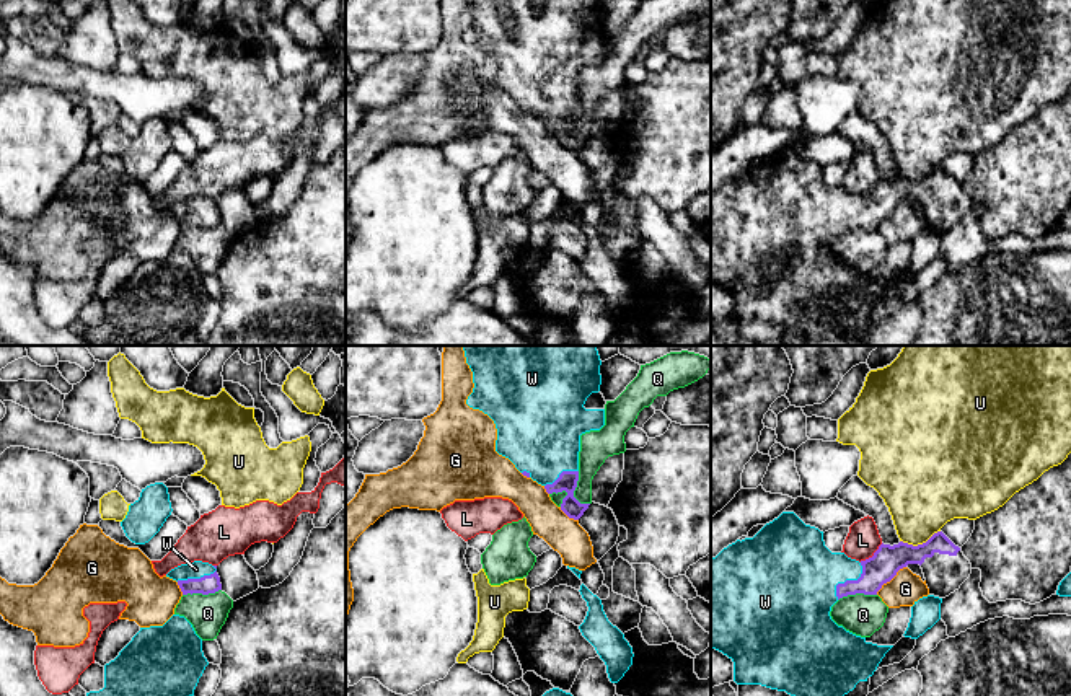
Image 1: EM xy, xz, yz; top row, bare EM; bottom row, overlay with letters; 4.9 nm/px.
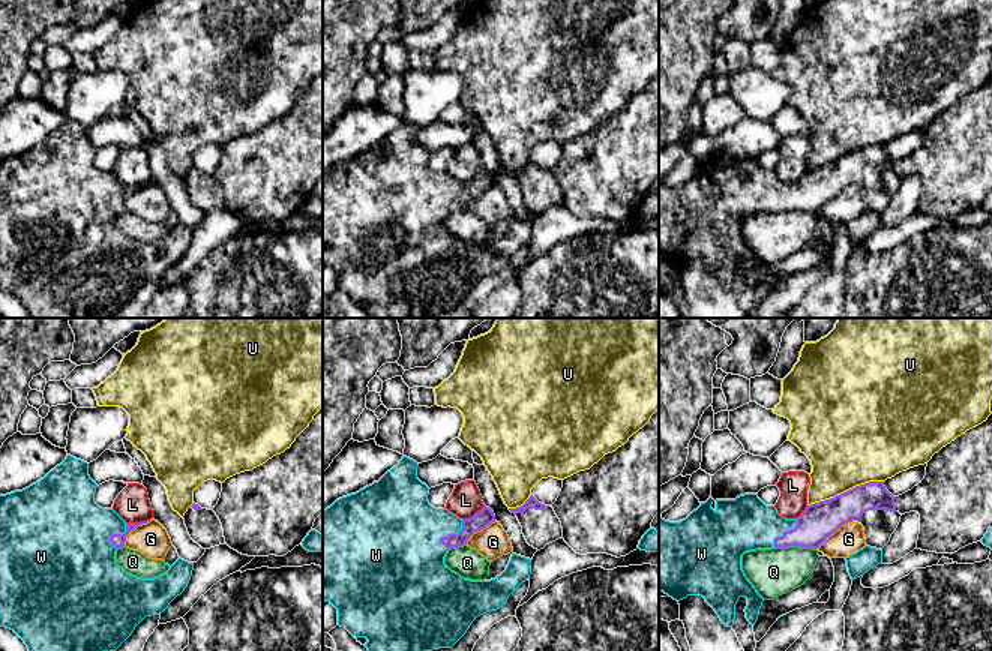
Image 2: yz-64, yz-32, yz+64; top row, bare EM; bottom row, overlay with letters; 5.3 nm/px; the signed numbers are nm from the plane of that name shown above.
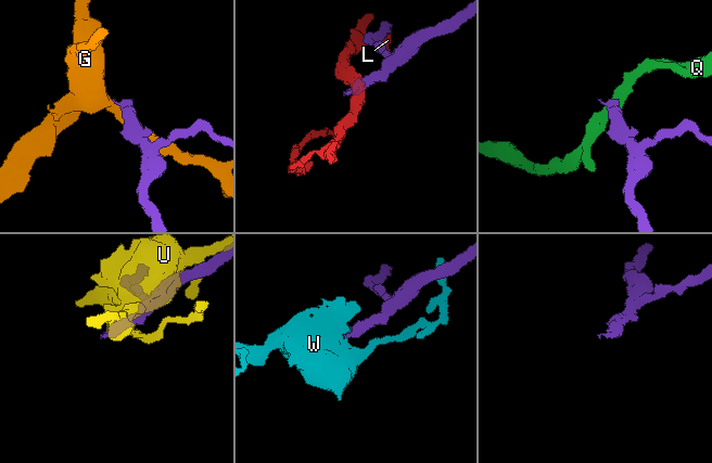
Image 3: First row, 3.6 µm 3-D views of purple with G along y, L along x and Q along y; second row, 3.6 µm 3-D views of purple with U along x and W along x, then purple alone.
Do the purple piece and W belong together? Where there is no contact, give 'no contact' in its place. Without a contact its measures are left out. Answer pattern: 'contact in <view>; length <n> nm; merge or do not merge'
contact in yz; length 220 nm; merge

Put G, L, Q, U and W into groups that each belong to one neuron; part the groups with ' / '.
G / L / Q / U / W

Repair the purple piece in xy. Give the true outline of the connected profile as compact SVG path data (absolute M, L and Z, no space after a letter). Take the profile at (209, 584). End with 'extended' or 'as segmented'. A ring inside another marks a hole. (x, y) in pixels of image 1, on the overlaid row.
M202 561L181 564L171 569L166 574L166 577L178 582L183 595L187 595L187 593L209 595L222 590L217 569L212 564L202 562Z; extended

